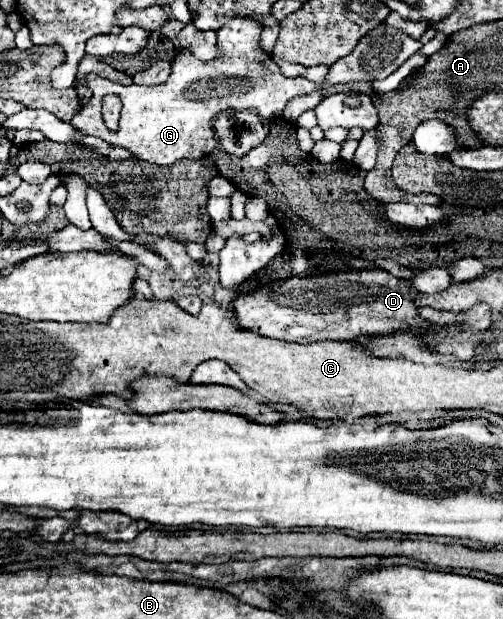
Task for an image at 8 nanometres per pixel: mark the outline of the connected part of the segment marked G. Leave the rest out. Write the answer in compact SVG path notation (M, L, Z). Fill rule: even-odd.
M241 17L241 19L231 19L221 31L217 31L217 59L211 59L209 63L201 63L195 55L189 55L189 51L177 51L173 59L173 71L165 83L159 85L117 85L111 83L99 75L89 73L87 77L87 89L91 89L93 97L87 105L81 107L81 111L71 119L71 123L85 131L87 135L99 137L111 145L123 147L137 155L143 161L155 163L155 165L173 165L179 159L199 159L205 157L213 151L215 147L215 131L213 131L213 121L219 113L227 111L243 111L243 109L253 109L261 117L271 119L279 117L287 105L289 99L297 95L305 95L315 89L315 85L305 79L305 77L285 77L273 57L263 51L261 47L261 25L251 19L251 17ZM109 93L119 95L123 107L121 107L121 119L119 119L119 131L113 133L105 127L103 115L101 115L101 99Z

